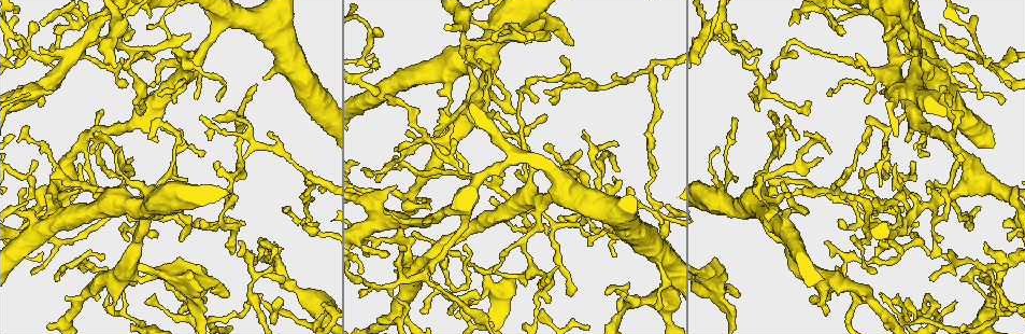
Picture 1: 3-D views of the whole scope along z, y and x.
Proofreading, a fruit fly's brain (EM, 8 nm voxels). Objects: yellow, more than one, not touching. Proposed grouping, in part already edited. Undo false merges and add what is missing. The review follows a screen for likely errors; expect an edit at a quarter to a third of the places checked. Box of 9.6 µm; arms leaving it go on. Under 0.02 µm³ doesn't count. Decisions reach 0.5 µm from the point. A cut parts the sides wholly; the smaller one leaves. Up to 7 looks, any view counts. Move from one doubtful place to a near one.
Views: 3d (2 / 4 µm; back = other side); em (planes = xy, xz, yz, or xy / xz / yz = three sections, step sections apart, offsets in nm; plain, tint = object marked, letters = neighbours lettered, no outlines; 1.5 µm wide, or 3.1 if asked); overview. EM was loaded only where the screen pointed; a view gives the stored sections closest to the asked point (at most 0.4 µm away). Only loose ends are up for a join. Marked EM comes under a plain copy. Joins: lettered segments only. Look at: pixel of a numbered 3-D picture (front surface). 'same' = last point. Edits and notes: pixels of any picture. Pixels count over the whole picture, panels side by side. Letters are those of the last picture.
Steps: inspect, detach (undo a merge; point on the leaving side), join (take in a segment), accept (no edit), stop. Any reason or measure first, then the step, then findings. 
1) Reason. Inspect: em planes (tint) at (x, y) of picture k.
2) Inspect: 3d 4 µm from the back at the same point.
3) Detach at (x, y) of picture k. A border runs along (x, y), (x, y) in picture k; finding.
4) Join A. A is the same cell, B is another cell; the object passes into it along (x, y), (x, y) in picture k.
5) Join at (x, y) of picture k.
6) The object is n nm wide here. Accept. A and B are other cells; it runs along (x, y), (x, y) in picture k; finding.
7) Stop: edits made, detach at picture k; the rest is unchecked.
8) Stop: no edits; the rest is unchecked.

Arms part here. Inspect: em planes (letters) at (315, 230) of picture 1.

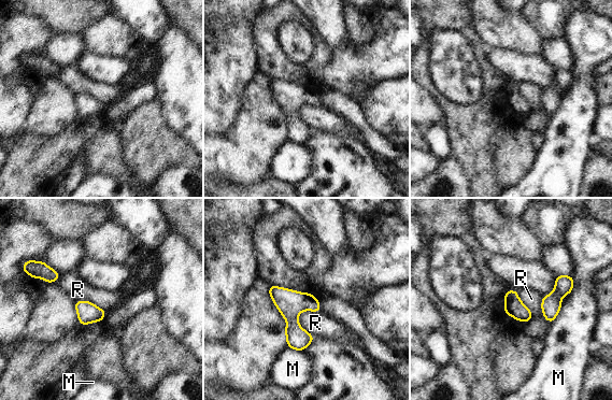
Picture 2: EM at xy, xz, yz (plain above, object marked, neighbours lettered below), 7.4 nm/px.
Accept. M and R are other cells; a border runs along (304, 310), (298, 323), (313, 336) in picture 2; one neuron here.

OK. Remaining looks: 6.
Branch stops here. Inspect: em planes (letters) at (897, 165) of picture 1.

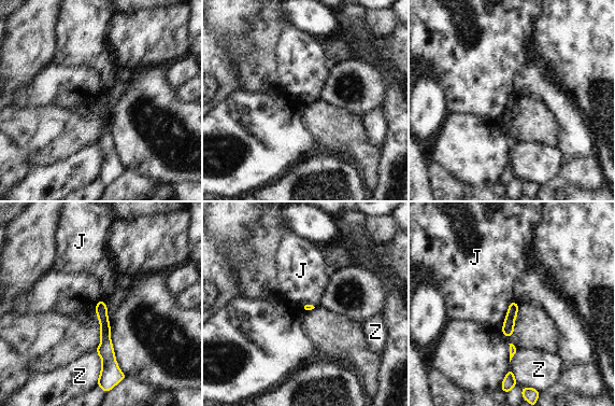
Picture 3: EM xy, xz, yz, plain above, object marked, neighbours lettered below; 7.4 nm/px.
Accept. J and Z are other cells; no lettered segment goes on from it.

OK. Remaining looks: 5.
Free end. Inspect: em xz step 8 (letters) at (190, 35) of picture 1.

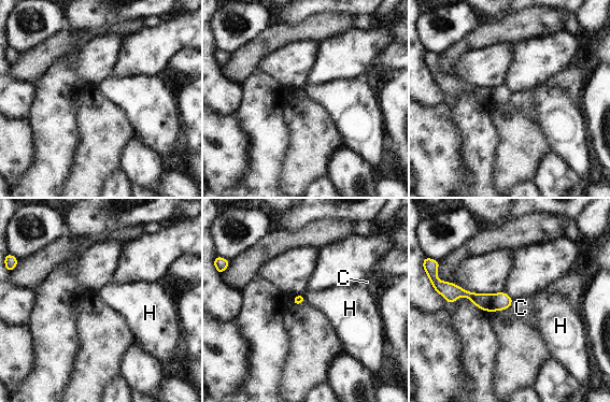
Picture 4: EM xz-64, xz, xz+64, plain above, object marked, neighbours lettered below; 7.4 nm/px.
The longest contact is with C, 80 nm. Accept. C and H are other cells; none of them fits.

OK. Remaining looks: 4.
Stop: no edits; the rest is unchecked.

